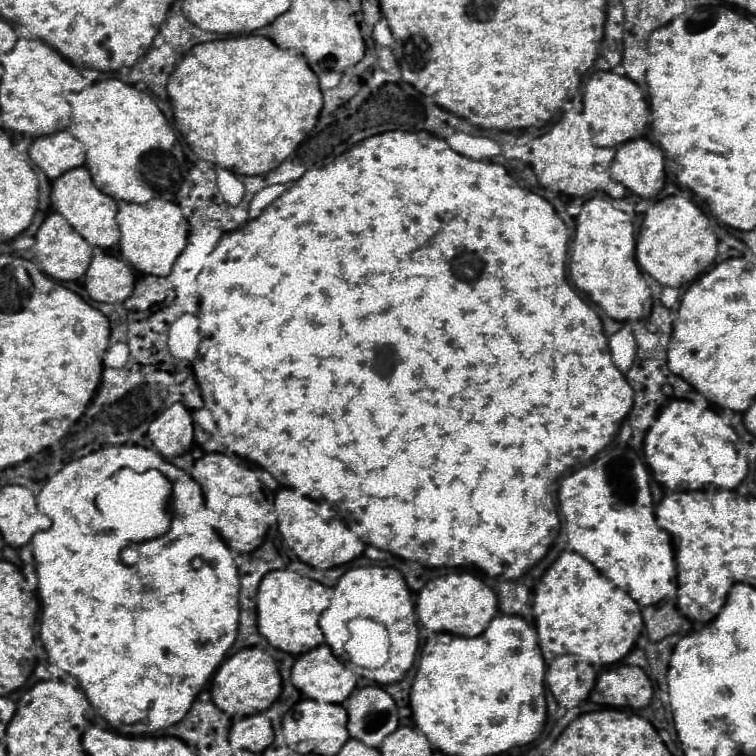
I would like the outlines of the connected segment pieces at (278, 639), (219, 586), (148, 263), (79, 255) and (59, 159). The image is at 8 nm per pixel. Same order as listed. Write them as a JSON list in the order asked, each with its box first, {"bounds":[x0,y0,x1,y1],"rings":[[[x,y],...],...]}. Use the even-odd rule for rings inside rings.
[{"bounds":[256,571,330,653],"rings":[[[268,571],[256,591],[258,603],[258,631],[264,635],[276,649],[286,653],[306,653],[324,641],[322,629],[318,627],[318,617],[328,609],[330,597],[328,587],[320,581],[302,577],[294,571]]]},{"bounds":[30,445,242,735],"rings":[[[140,445],[102,446],[86,455],[86,457],[80,457],[80,459],[68,463],[62,471],[58,471],[54,477],[50,477],[46,481],[46,485],[42,487],[42,491],[38,493],[38,509],[44,515],[50,517],[52,527],[48,531],[38,531],[36,535],[33,535],[30,542],[38,577],[35,594],[38,597],[41,608],[37,636],[43,644],[48,659],[54,661],[66,673],[74,675],[82,683],[82,687],[86,691],[86,697],[92,703],[94,711],[98,711],[104,719],[107,719],[114,730],[126,733],[126,735],[153,734],[155,731],[167,729],[172,723],[184,719],[184,715],[188,713],[190,705],[193,704],[198,693],[213,678],[218,665],[224,661],[226,651],[232,647],[232,643],[236,639],[238,615],[240,615],[240,611],[238,611],[238,599],[240,599],[240,591],[242,591],[240,577],[238,577],[238,567],[236,567],[236,563],[232,559],[230,547],[220,539],[220,533],[214,529],[214,525],[218,521],[218,513],[214,509],[206,507],[206,499],[202,497],[202,494],[204,496],[204,491],[200,489],[200,485],[186,471],[178,469],[174,463],[170,463],[166,457],[162,457],[158,451],[148,449],[148,447],[140,447]],[[122,467],[130,467],[130,469],[134,469],[138,473],[144,473],[148,469],[160,469],[170,479],[170,483],[172,483],[172,495],[170,495],[170,501],[168,501],[170,527],[168,527],[166,535],[150,539],[150,541],[142,541],[138,545],[140,547],[140,565],[138,567],[128,567],[128,565],[122,563],[122,559],[120,559],[120,551],[122,551],[120,541],[106,541],[106,531],[94,519],[94,515],[96,515],[94,495],[98,491],[98,481],[110,479]]]},{"bounds":[116,199,186,277],"rings":[[[152,199],[144,205],[122,203],[116,214],[116,221],[122,231],[118,245],[122,258],[140,274],[164,277],[172,271],[176,257],[186,245],[186,231],[182,225],[182,211],[176,203],[166,199]]]},{"bounds":[34,211,92,281],"rings":[[[56,211],[48,213],[44,223],[40,225],[40,229],[36,233],[34,251],[36,251],[36,257],[38,257],[40,265],[44,267],[44,271],[58,281],[72,281],[72,279],[82,277],[92,261],[92,245]]]},{"bounds":[28,129,86,179],"rings":[[[68,129],[36,137],[28,149],[28,155],[44,169],[48,179],[56,179],[64,171],[86,163],[86,151],[82,143]]]}]

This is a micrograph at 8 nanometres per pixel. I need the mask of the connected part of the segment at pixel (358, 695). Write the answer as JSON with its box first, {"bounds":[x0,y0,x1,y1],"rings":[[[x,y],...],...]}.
{"bounds":[342,685,400,747],"rings":[[[376,685],[354,689],[354,693],[342,705],[348,711],[348,733],[370,747],[380,747],[384,737],[390,735],[400,723],[396,701],[382,687],[376,687]]]}

